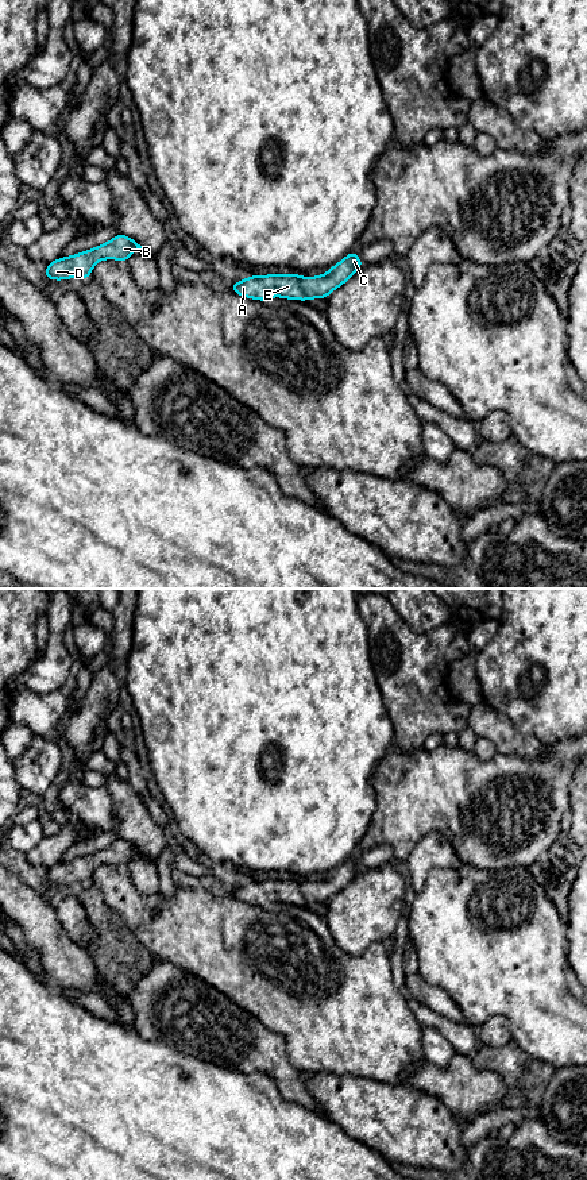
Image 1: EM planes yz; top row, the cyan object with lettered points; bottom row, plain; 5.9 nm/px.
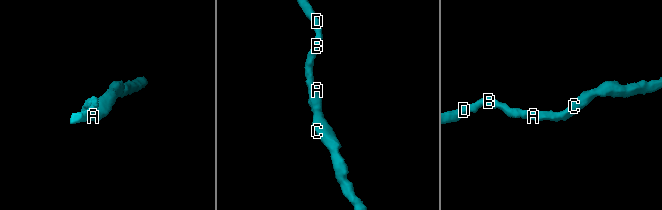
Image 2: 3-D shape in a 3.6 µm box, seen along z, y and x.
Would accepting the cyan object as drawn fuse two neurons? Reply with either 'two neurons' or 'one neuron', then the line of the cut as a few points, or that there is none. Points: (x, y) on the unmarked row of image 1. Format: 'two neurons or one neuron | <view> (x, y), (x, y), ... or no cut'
one neuron | no cut

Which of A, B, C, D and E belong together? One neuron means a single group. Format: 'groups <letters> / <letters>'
groups A B C D E

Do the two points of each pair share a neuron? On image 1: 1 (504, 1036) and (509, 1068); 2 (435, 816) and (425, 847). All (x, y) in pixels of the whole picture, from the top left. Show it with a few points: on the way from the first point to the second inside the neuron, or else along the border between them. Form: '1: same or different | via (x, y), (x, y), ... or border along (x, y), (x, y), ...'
1: different | border along (510, 1038), (501, 1045), (482, 1045)
2: different | border along (455, 849), (441, 835), (429, 832), (408, 855)

